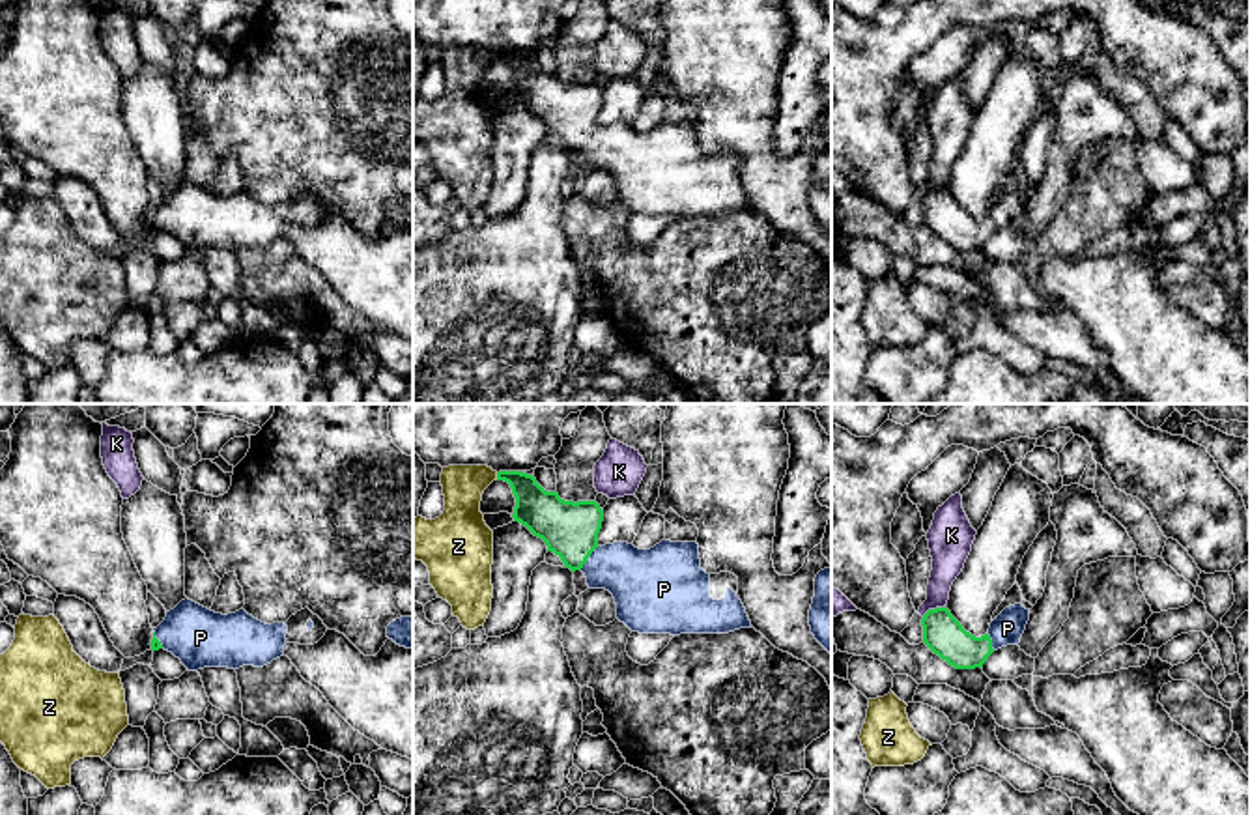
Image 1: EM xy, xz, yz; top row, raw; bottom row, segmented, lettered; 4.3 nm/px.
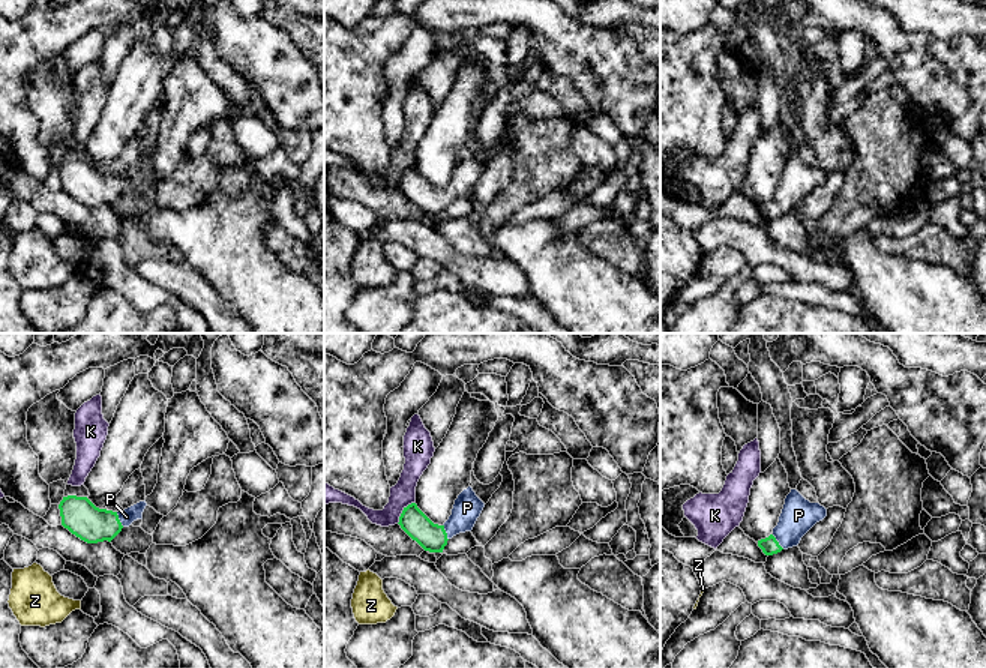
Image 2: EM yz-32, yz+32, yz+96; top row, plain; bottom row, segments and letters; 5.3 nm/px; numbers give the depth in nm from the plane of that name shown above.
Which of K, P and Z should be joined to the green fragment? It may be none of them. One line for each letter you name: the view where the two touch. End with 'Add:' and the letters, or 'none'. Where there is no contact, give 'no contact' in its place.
P: xz
Add: P

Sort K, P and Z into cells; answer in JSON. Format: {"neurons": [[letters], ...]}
{"neurons": [["K"], ["P"], ["Z"]]}

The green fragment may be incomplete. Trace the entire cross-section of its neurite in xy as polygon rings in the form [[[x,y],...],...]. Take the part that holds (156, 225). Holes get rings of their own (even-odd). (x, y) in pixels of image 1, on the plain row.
[[[189,179],[166,193],[164,202],[153,209],[151,232],[172,234],[189,252],[204,249],[239,250],[243,247],[263,249],[284,236],[286,224],[314,226],[329,209],[308,189],[291,196],[286,204],[265,206],[245,191],[235,194],[215,194]]]

